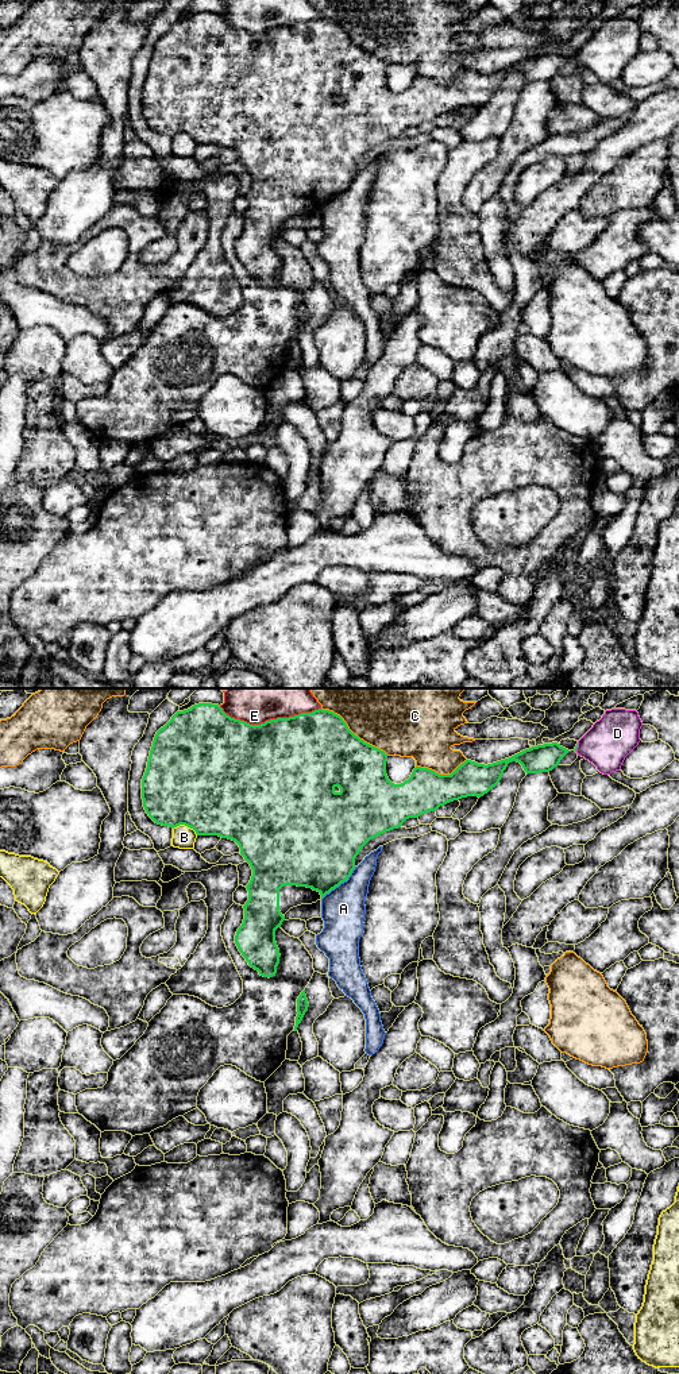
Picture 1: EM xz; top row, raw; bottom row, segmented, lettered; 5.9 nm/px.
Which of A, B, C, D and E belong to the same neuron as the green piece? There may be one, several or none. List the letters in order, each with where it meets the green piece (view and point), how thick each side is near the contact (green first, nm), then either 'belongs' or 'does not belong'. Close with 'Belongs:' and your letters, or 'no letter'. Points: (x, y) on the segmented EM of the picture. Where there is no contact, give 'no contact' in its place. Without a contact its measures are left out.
A: xz (340, 883) | 460/260 nm | does not belong
B: xz (185, 825) | 500/140 nm | does not belong
C: xz (352, 733) | 480/480 nm | does not belong
D: xz (577, 747) | 20/280 nm | does not belong
E: xz (270, 720) | 500/380 nm | does not belong
Belongs: no letter

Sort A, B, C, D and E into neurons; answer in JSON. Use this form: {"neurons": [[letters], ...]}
{"neurons": [["A"], ["B"], ["C"], ["D"], ["E"]]}

